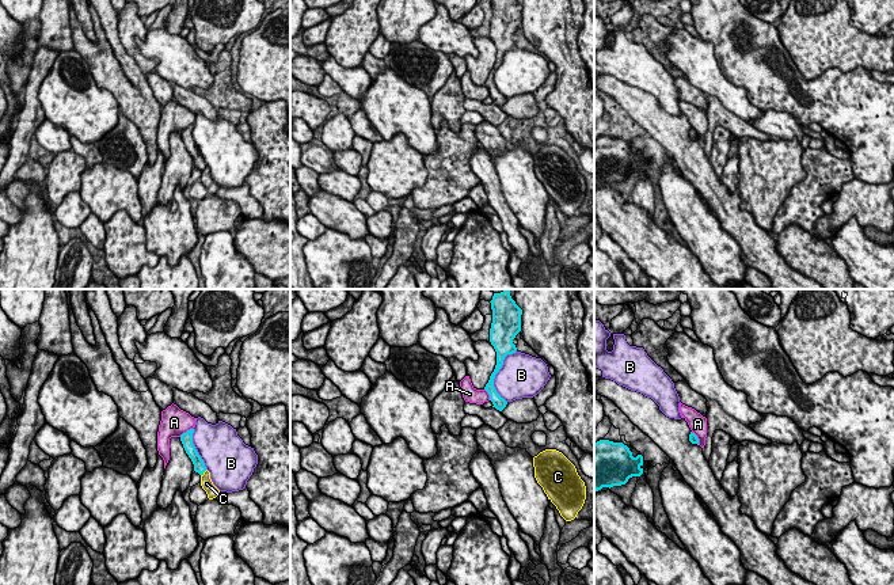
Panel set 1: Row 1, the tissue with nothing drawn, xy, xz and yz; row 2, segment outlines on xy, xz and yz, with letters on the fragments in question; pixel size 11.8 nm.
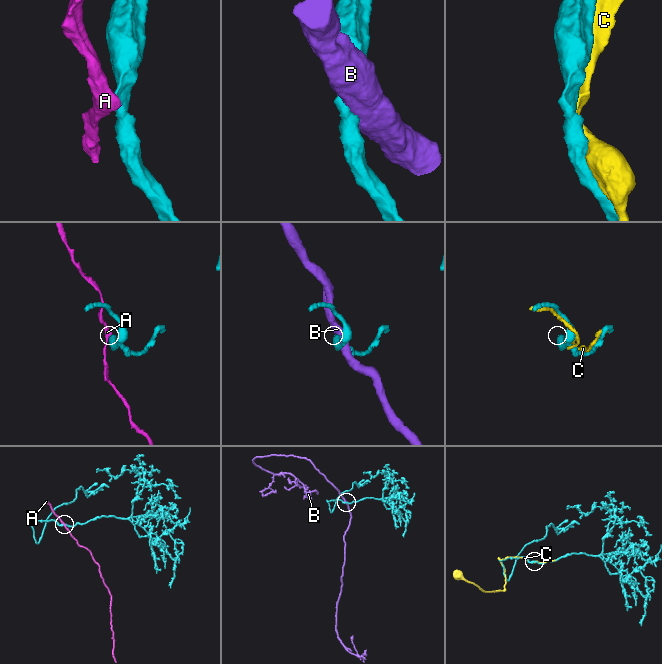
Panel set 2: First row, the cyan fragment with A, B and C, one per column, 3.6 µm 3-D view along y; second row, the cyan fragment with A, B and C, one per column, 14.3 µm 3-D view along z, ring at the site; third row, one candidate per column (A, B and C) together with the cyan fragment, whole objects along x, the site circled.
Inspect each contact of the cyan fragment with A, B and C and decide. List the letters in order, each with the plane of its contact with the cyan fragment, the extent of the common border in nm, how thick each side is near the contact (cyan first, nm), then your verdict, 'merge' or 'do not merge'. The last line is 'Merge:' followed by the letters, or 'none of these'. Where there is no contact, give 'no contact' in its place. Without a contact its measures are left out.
A: contact in xy; length 190 nm; calibres 140 and 320 nm; do not merge
B: contact in xz; length 650 nm; calibres 130 and 460 nm; do not merge
C: contact in xy; length 110 nm; calibres 130 and 140 nm; merge
Merge: C

